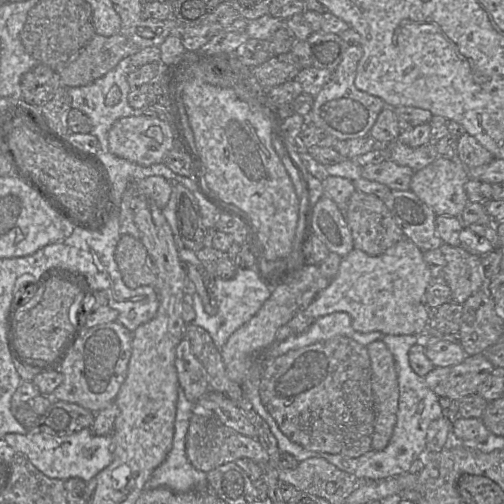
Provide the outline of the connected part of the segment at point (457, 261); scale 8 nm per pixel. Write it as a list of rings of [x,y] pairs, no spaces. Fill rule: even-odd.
[[[443,243],[439,250],[446,259],[442,277],[450,288],[450,301],[463,304],[472,294],[485,288],[480,256],[459,246]]]

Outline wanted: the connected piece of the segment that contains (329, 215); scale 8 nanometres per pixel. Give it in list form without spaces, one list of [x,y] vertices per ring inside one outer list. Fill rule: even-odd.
[[[326,194],[311,207],[311,233],[341,258],[354,249],[348,224],[336,203]]]

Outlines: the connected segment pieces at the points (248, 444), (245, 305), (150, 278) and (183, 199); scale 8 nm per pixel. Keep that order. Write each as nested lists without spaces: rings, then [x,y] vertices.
[[[192,414],[186,435],[186,455],[196,469],[205,473],[244,457],[252,459],[259,465],[264,465],[269,461],[268,453],[257,438],[244,436],[225,426],[215,415]]]
[[[238,268],[232,279],[214,278],[213,293],[218,304],[218,311],[215,315],[206,313],[202,300],[197,293],[192,295],[193,308],[196,312],[196,318],[192,324],[204,328],[216,347],[221,350],[231,334],[247,323],[259,311],[270,297],[271,292],[272,287],[267,286],[253,269]]]
[[[123,234],[116,246],[115,261],[125,285],[131,289],[152,286],[156,290],[156,273],[140,239]]]
[[[171,181],[177,189],[176,219],[179,235],[184,246],[194,252],[204,247],[203,238],[207,228],[202,222],[200,208],[195,195],[178,181]]]

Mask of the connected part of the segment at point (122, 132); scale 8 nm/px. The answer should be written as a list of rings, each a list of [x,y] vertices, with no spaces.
[[[138,113],[121,118],[113,124],[108,133],[109,151],[117,157],[144,167],[164,163],[167,153],[173,148],[175,135],[169,123]]]

